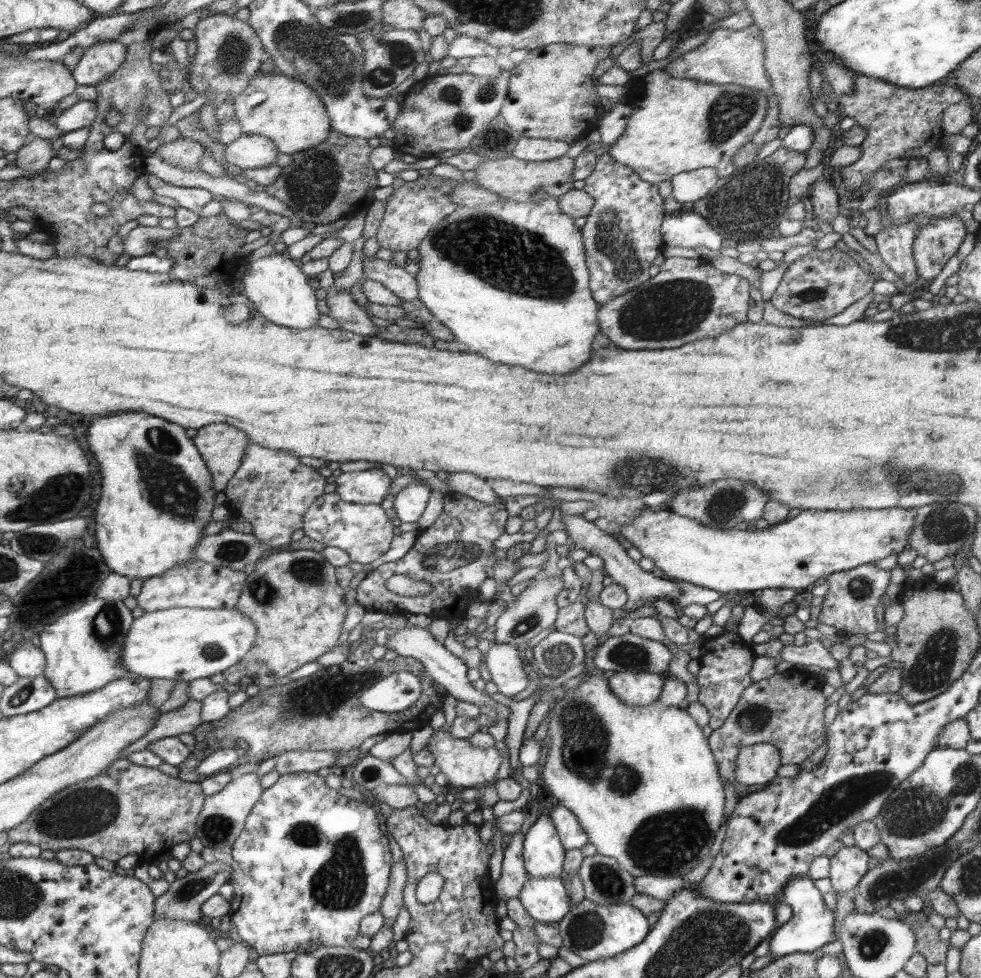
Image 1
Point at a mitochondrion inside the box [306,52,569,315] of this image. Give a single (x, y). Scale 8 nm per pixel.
(486, 93)

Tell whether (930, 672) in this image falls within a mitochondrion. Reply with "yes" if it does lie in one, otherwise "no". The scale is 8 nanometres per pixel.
yes

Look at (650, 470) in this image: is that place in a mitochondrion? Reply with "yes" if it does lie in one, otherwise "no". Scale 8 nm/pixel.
yes

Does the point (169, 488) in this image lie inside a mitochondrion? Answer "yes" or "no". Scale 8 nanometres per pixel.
yes

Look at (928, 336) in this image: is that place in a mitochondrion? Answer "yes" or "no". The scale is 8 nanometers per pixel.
yes

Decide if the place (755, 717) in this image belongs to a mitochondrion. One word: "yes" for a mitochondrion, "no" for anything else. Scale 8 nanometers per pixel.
yes

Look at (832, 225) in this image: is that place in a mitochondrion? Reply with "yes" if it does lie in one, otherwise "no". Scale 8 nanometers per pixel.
no

